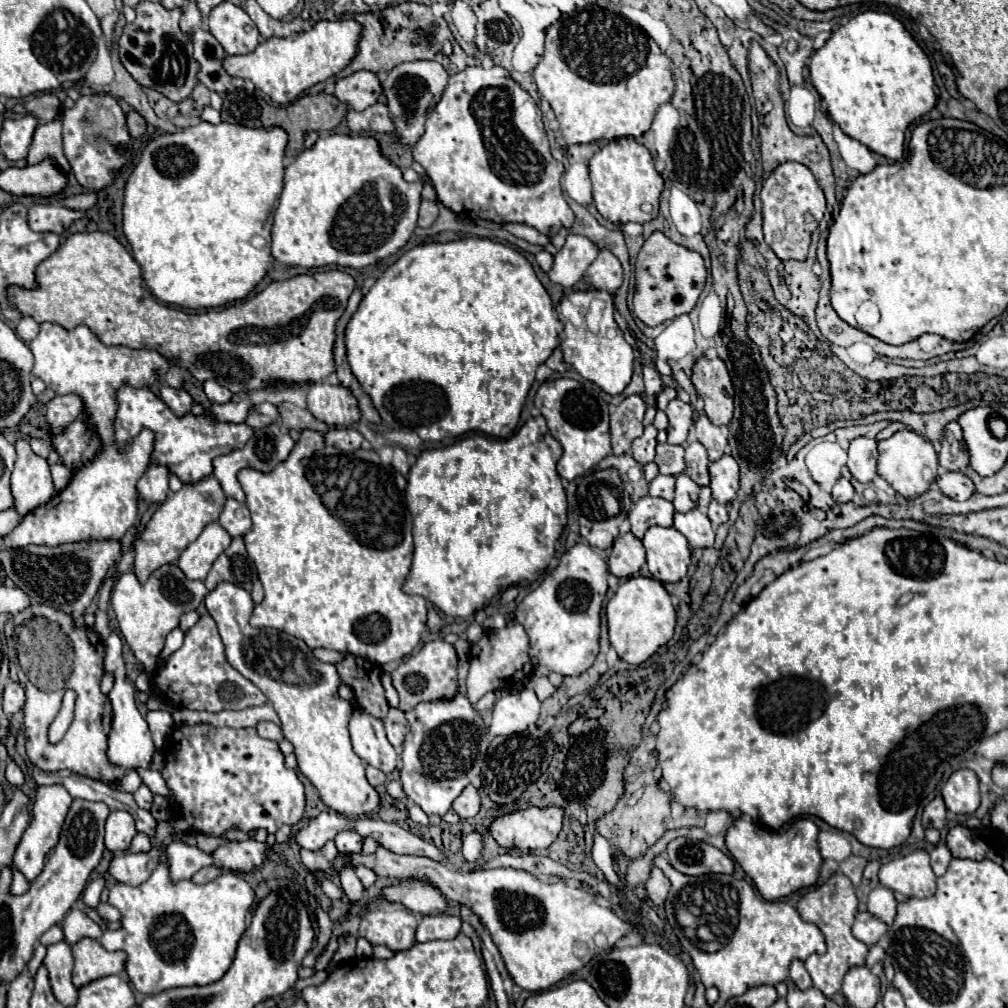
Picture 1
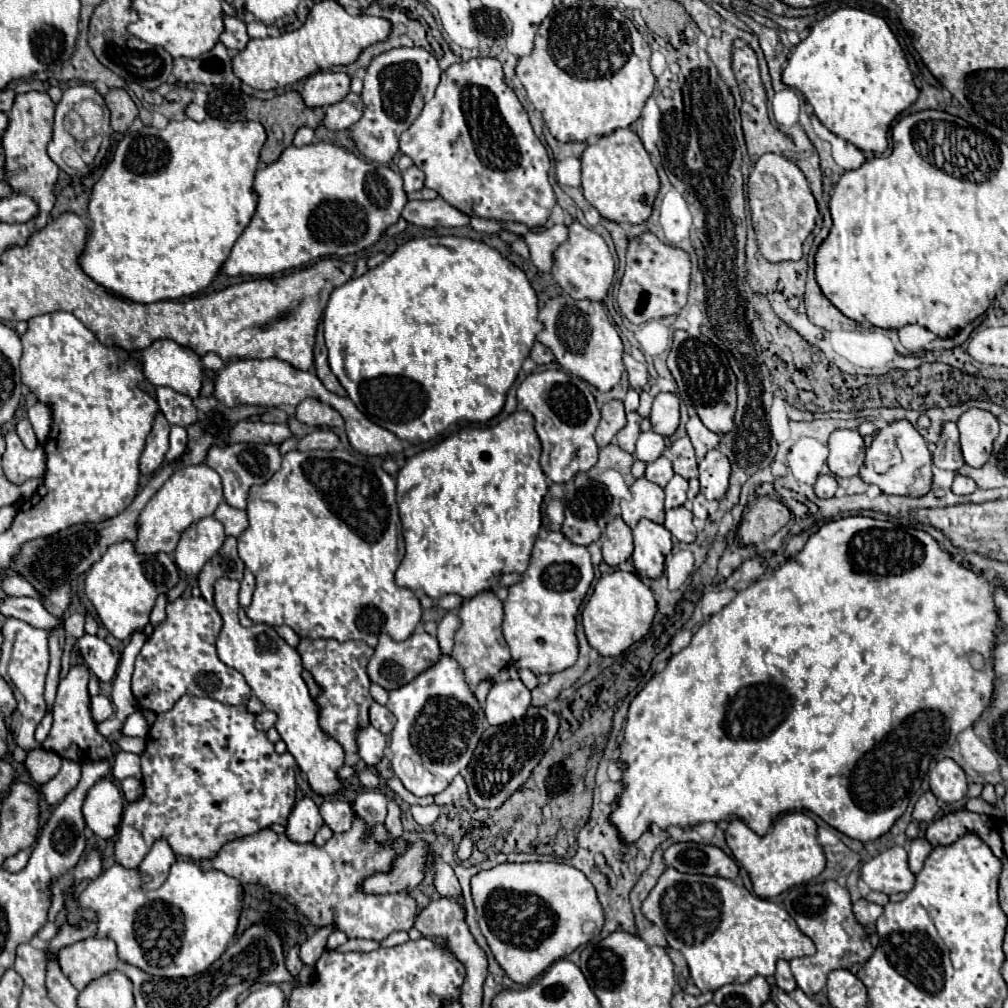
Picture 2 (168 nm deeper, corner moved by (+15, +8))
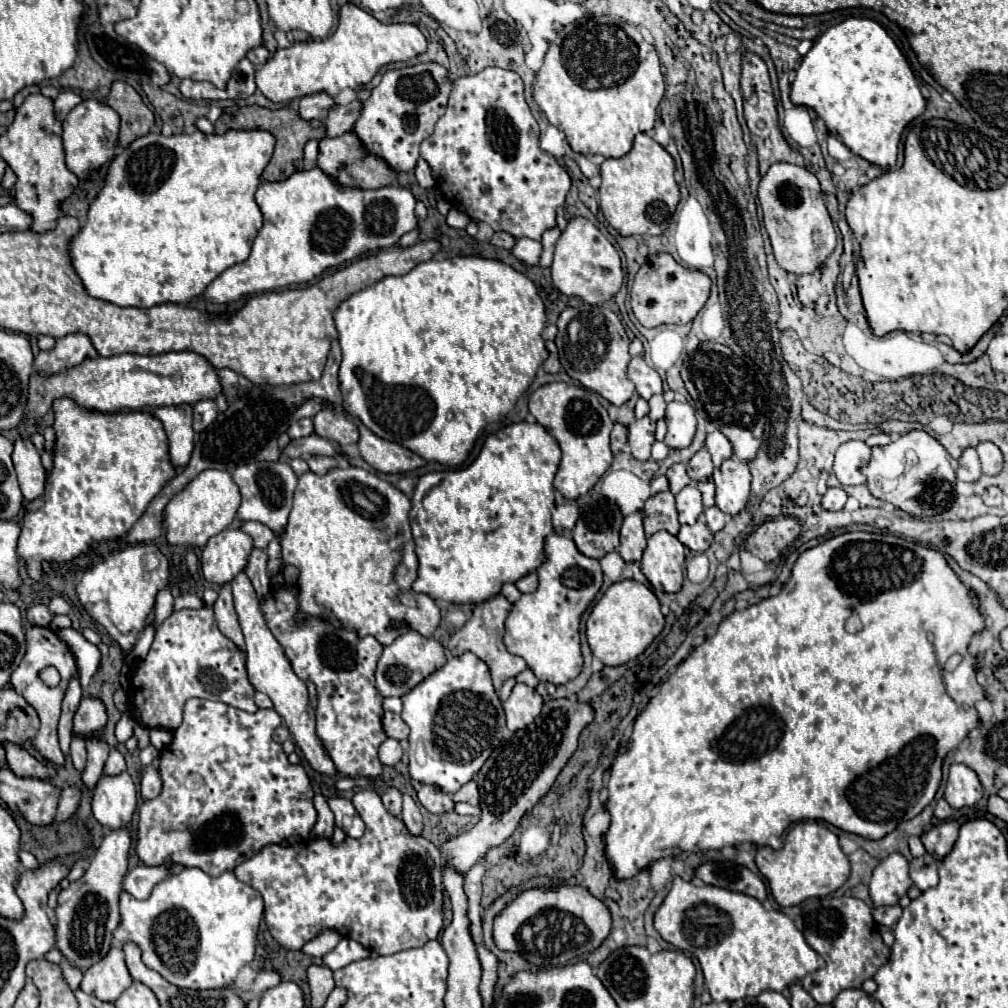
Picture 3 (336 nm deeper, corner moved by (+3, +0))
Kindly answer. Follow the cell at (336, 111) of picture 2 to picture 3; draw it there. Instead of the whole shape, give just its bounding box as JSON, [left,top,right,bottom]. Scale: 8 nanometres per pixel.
[327,99,363,137]

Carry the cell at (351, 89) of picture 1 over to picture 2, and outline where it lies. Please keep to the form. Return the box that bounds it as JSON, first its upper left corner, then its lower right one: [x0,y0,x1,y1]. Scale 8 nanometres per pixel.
[301,71,349,107]

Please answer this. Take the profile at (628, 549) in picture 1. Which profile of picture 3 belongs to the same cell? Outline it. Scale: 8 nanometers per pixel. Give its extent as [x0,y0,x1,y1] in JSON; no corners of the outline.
[617,511,645,563]

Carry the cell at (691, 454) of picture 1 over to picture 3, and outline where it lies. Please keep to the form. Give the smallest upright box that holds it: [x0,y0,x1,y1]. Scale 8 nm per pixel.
[687,447,713,483]

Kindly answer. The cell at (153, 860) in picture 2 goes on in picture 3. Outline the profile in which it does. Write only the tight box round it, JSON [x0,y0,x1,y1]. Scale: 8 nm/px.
[123,863,171,899]

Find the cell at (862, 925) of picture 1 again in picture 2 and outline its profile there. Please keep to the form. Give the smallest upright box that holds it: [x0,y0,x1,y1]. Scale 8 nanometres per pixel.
[853,899,883,925]

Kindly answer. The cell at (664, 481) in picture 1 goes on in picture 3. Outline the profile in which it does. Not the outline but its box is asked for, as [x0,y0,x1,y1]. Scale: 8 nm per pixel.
[665,465,691,495]

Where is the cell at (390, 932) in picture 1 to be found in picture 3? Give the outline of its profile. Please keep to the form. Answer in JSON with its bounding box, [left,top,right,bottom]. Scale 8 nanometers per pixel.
[237,789,443,955]

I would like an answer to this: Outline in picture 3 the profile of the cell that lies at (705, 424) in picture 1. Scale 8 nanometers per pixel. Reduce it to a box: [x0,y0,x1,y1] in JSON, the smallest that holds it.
[705,431,733,467]

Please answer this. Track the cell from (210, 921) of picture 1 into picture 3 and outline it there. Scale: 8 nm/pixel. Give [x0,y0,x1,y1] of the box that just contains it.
[113,869,263,989]

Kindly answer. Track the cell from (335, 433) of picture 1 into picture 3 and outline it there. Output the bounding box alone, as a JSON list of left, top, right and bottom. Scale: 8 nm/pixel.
[307,455,337,475]

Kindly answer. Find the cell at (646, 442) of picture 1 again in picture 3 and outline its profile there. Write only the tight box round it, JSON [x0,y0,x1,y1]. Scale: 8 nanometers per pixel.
[629,417,655,459]

